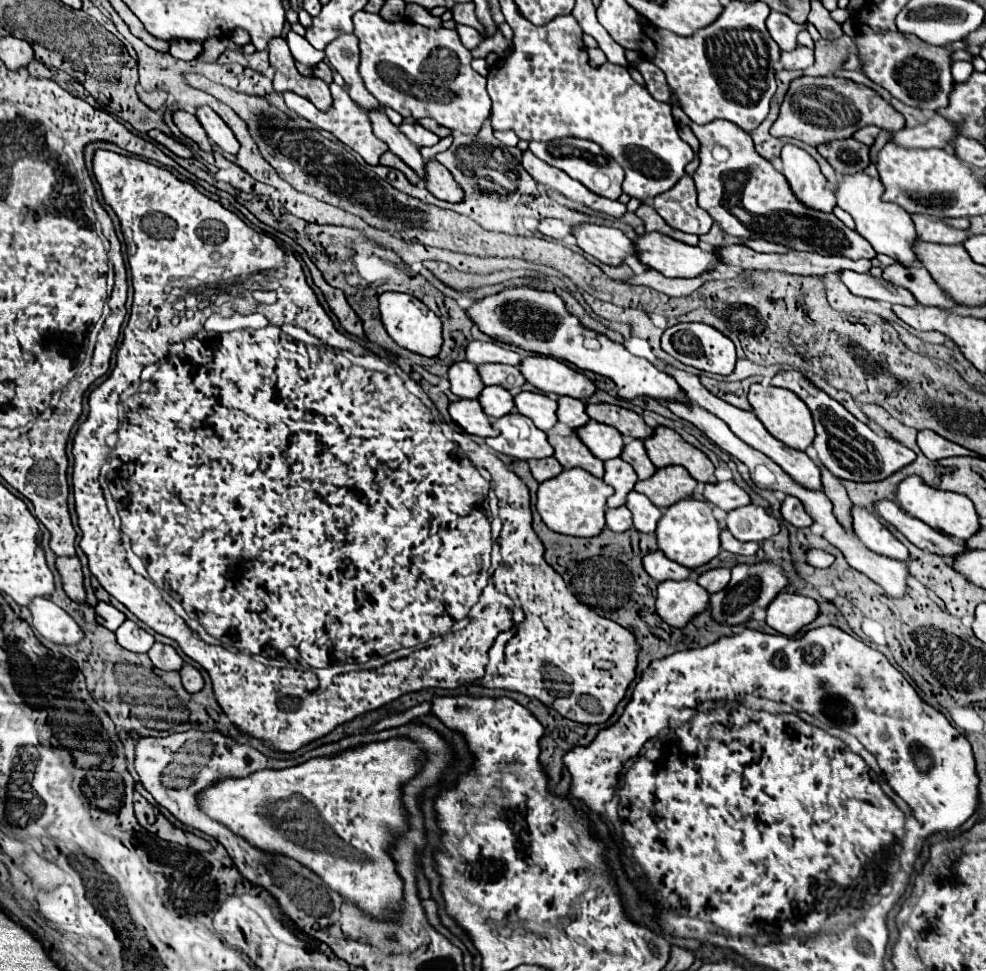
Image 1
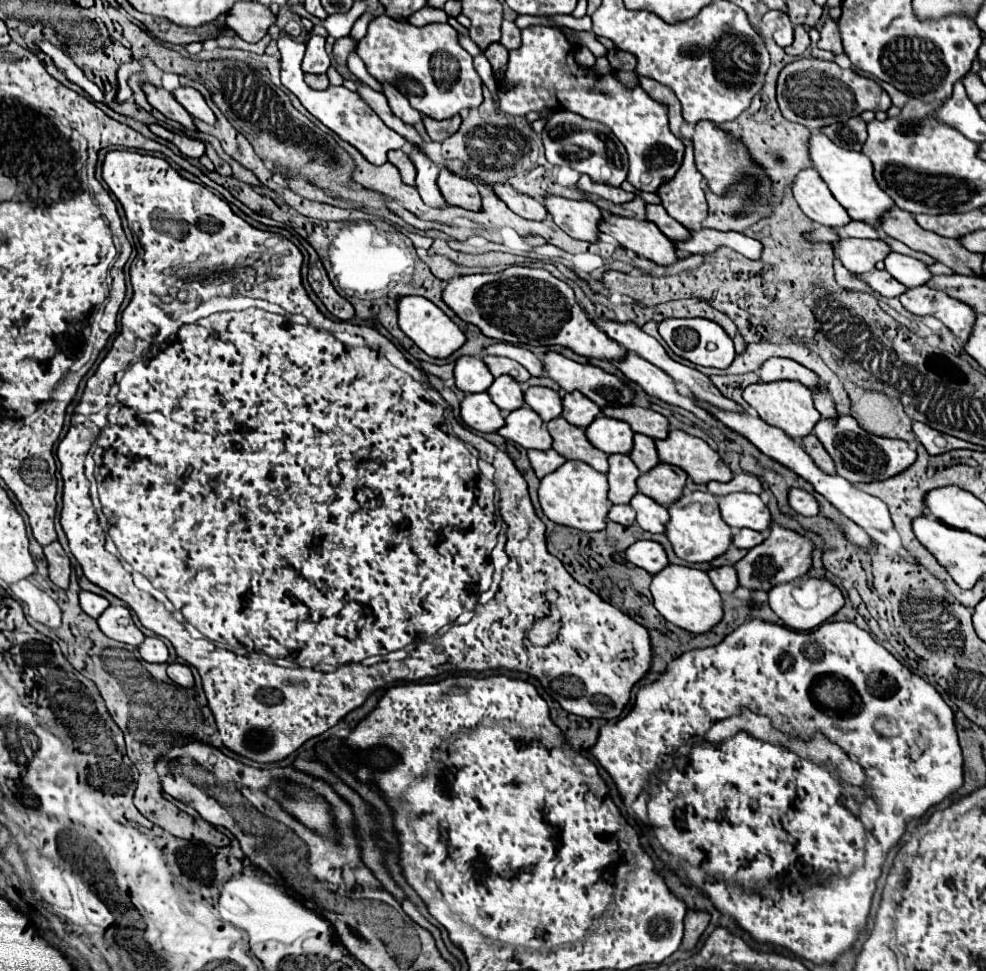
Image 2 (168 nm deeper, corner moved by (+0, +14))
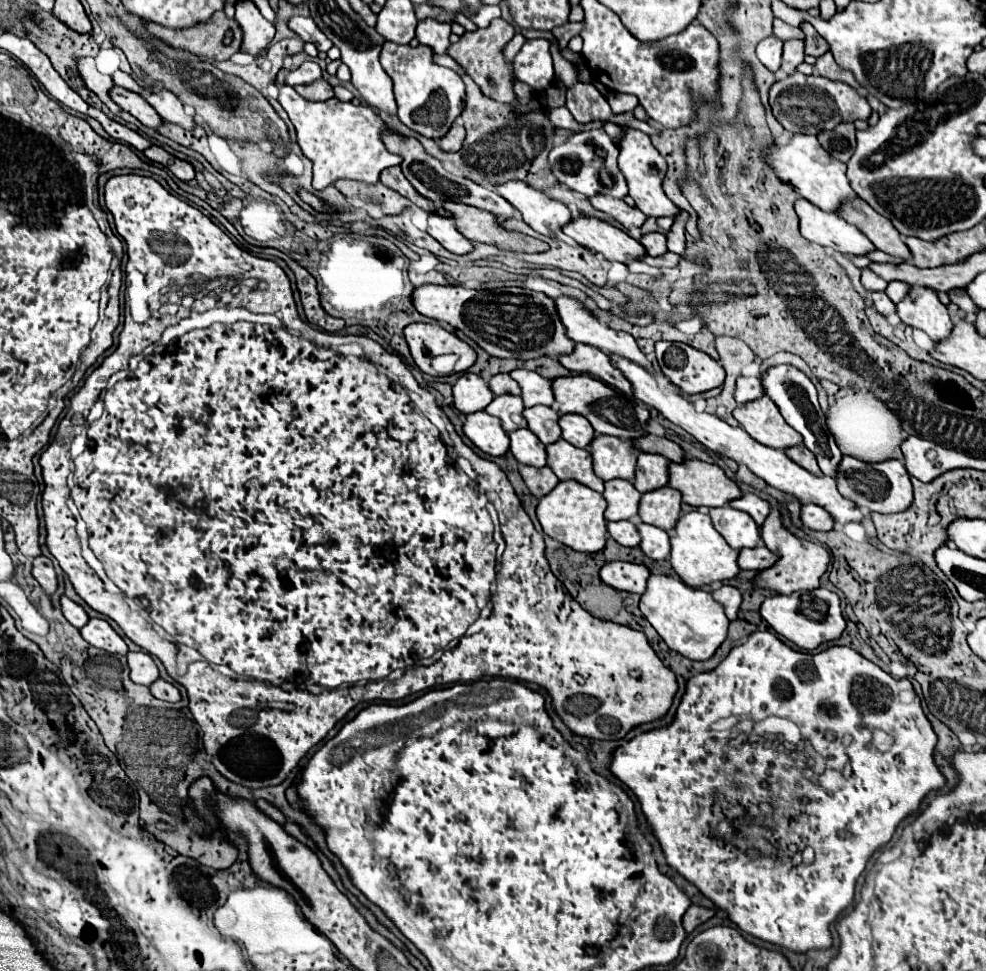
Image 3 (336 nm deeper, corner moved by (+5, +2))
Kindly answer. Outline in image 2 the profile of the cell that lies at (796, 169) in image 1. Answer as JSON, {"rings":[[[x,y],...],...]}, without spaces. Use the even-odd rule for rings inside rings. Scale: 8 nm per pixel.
{"rings":[[[814,169],[800,171],[792,183],[792,191],[796,203],[808,219],[826,227],[844,227],[852,221],[846,209],[834,201],[826,183],[818,177],[818,173],[814,173]]]}

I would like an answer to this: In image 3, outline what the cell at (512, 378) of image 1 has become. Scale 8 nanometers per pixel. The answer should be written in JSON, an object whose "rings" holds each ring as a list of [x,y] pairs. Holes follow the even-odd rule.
{"rings":[[[497,373],[489,379],[489,387],[495,395],[503,395],[503,393],[509,393],[509,395],[521,395],[521,387],[509,377],[509,373]]]}

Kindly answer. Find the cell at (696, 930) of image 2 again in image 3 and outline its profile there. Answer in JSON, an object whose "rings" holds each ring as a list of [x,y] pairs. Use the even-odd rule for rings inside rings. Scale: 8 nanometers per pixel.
{"rings":[[[691,905],[691,909],[683,915],[683,927],[685,927],[685,931],[691,933],[691,931],[695,931],[701,923],[703,923],[703,907]]]}

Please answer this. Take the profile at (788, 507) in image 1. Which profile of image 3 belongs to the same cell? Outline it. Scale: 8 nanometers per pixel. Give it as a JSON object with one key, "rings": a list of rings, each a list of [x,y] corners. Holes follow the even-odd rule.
{"rings":[[[801,505],[801,521],[805,527],[815,531],[829,531],[833,529],[833,519],[829,513],[817,505]]]}

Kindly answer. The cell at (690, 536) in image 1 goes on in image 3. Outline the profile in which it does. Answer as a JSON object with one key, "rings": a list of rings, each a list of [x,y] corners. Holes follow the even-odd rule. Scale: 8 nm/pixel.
{"rings":[[[699,511],[681,515],[675,529],[669,531],[669,535],[671,535],[671,555],[669,555],[671,567],[687,585],[703,587],[703,585],[711,585],[713,581],[733,579],[739,573],[737,551],[731,549],[725,543],[725,539],[713,529],[713,523],[707,515]]]}

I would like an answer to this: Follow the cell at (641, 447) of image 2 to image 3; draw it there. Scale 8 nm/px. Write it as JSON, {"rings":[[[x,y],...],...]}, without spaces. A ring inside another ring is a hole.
{"rings":[[[639,453],[637,457],[637,469],[635,469],[635,481],[633,485],[641,491],[653,491],[663,485],[667,485],[669,475],[667,475],[667,459],[661,455],[651,455],[651,453]]]}

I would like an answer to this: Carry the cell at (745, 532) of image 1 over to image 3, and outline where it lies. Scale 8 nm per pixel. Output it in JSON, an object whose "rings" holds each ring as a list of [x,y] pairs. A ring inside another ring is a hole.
{"rings":[[[723,505],[723,507],[713,507],[709,511],[709,517],[713,521],[713,527],[723,535],[723,539],[733,549],[755,547],[759,543],[759,527],[747,513]]]}

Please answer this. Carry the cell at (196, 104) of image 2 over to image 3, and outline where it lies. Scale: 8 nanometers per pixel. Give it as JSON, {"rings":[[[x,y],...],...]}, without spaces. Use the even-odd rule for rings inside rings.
{"rings":[[[161,89],[161,91],[153,91],[147,101],[155,107],[155,111],[163,117],[163,121],[169,121],[169,123],[175,123],[183,129],[193,129],[195,127],[195,121],[193,117],[185,111],[185,107],[181,105],[179,97]]]}

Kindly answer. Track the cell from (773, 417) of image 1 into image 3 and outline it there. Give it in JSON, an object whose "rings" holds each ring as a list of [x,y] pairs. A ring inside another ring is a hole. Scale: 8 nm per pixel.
{"rings":[[[759,397],[733,411],[739,425],[759,443],[773,449],[787,449],[803,443],[801,433],[785,423],[771,397]]]}

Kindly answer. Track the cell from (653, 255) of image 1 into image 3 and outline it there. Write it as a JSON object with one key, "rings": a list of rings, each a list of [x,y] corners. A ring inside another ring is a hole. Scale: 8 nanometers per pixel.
{"rings":[[[583,215],[577,221],[571,221],[569,225],[563,227],[563,233],[573,237],[577,243],[583,247],[589,247],[595,253],[603,253],[605,259],[609,261],[639,261],[645,257],[645,247],[629,237],[623,229],[609,225],[607,221],[587,217]]]}

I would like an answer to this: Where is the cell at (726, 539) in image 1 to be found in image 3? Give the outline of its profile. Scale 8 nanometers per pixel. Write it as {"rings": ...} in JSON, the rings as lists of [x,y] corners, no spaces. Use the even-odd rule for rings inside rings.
{"rings":[[[757,545],[753,549],[741,549],[739,551],[739,567],[741,569],[753,569],[753,571],[761,571],[771,567],[779,557],[775,553],[771,553],[765,545]]]}

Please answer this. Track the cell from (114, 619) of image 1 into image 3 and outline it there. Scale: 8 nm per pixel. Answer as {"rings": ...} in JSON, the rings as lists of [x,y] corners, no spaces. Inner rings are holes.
{"rings":[[[61,597],[61,609],[63,609],[63,615],[67,617],[67,621],[77,629],[81,629],[89,621],[89,615],[85,613],[85,609],[67,597]]]}

